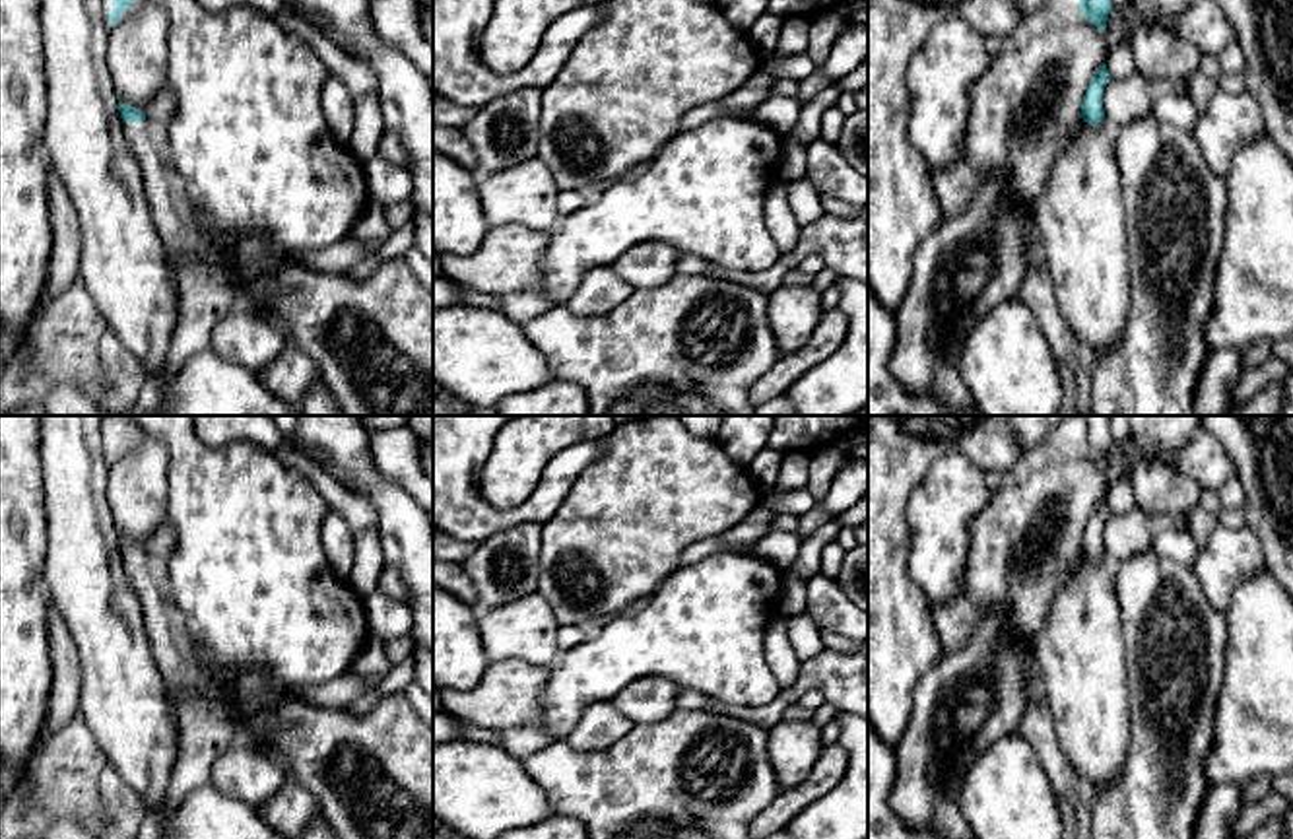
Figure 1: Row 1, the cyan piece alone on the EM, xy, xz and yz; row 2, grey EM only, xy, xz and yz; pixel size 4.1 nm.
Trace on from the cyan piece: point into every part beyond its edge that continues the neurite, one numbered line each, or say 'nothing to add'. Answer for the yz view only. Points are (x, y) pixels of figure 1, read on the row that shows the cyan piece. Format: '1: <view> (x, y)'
nothing to add

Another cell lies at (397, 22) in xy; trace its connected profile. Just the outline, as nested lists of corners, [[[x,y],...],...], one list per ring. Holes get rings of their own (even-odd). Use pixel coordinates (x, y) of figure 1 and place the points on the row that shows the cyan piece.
[[[369,0],[377,37],[406,54],[425,78],[433,78],[433,43],[423,35],[421,10],[417,0]]]

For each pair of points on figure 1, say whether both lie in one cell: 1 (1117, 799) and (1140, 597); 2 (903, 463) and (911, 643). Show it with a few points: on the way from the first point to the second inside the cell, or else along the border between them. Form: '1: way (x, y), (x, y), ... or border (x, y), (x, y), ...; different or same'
1: way (1142, 748), (1136, 667), (1132, 661), (1136, 647); same
2: way (888, 507), (888, 599); same

